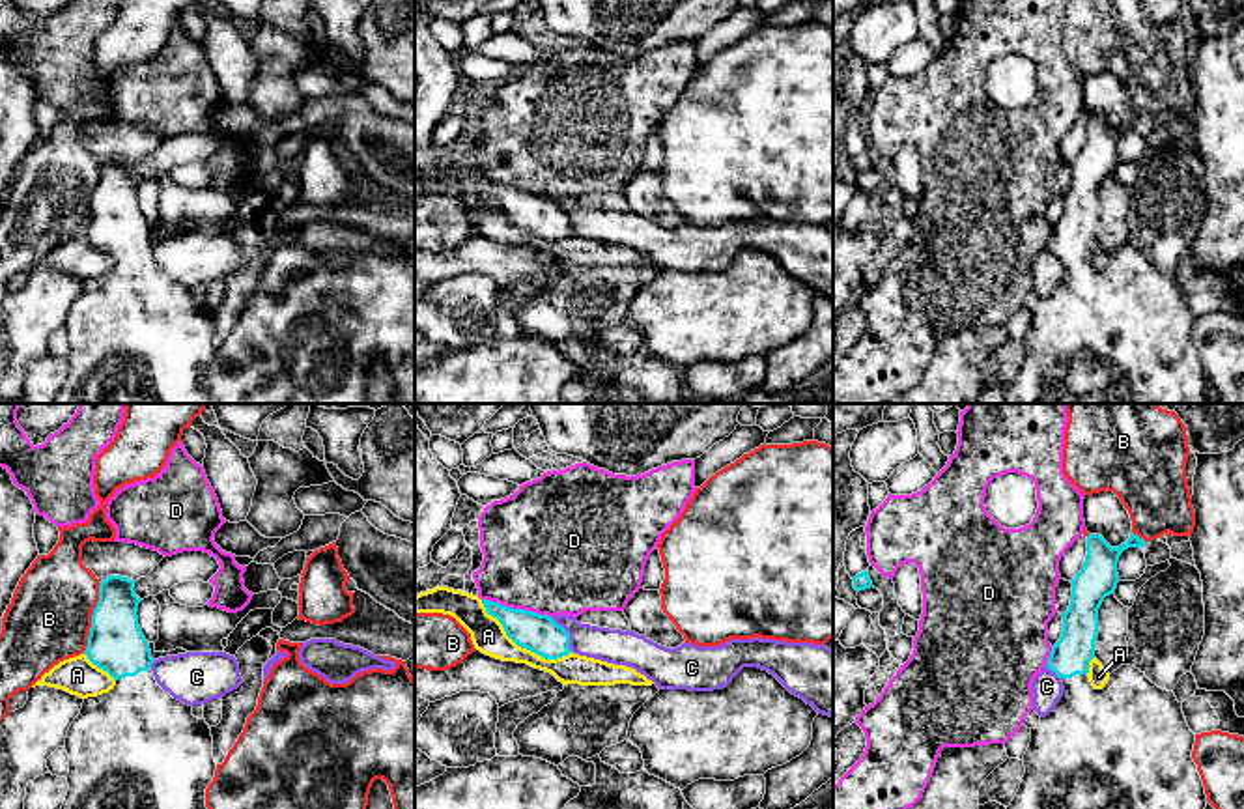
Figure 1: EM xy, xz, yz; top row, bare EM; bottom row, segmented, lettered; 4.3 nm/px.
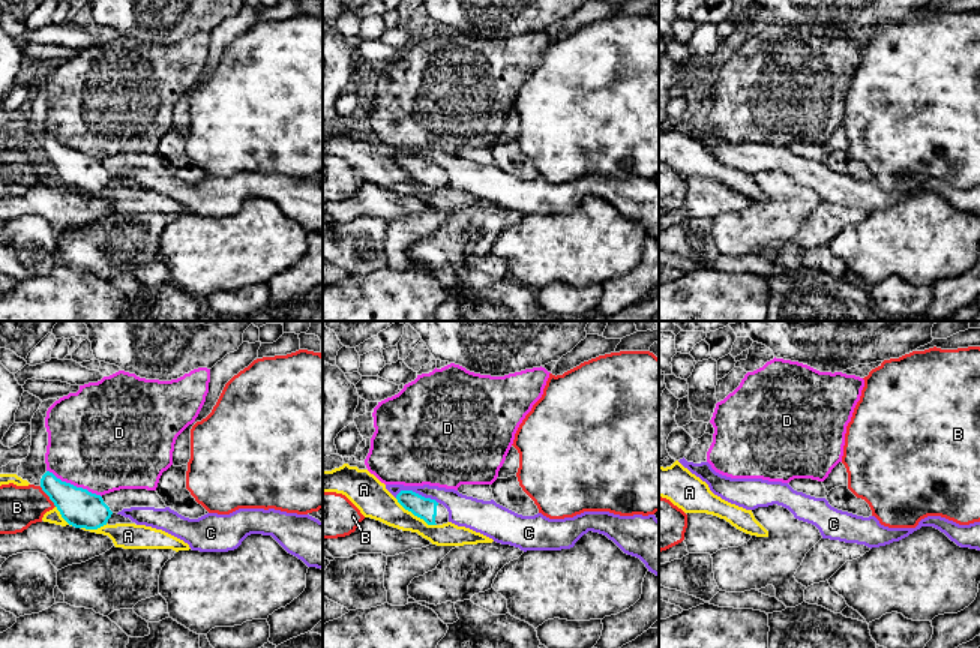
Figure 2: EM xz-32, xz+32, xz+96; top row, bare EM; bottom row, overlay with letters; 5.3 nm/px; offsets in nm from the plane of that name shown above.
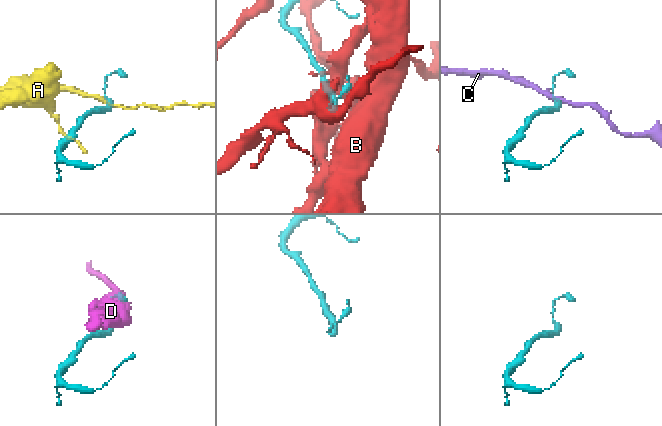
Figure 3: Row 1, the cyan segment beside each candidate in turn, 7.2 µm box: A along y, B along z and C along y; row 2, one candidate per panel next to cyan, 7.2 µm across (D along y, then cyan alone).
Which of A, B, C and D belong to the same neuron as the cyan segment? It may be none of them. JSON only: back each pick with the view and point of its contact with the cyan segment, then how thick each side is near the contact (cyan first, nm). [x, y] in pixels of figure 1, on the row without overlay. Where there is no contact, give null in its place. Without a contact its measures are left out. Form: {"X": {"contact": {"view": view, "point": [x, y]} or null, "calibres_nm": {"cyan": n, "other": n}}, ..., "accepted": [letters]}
{"accepted": []}

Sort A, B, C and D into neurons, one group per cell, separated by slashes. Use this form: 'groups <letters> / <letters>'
groups A / B / C / D

